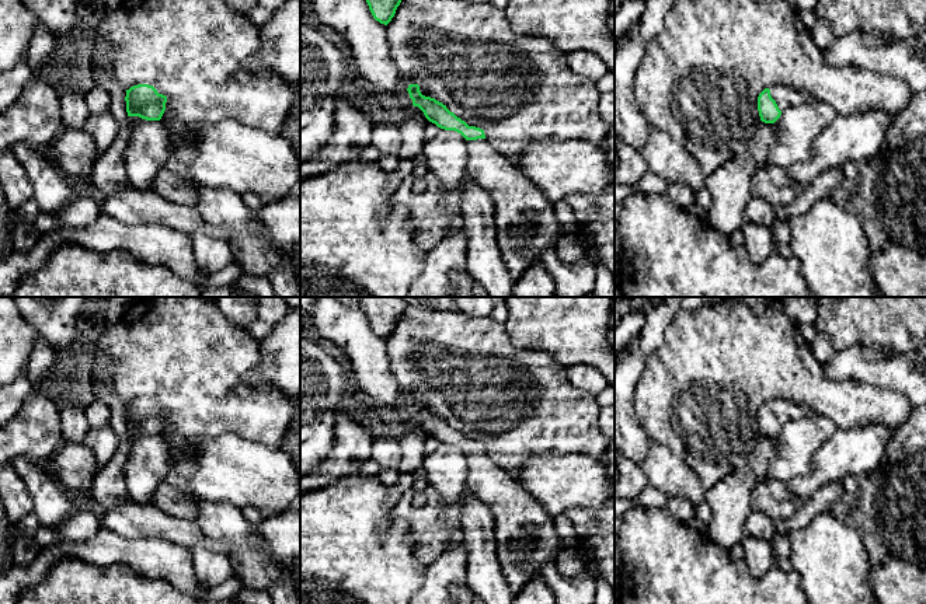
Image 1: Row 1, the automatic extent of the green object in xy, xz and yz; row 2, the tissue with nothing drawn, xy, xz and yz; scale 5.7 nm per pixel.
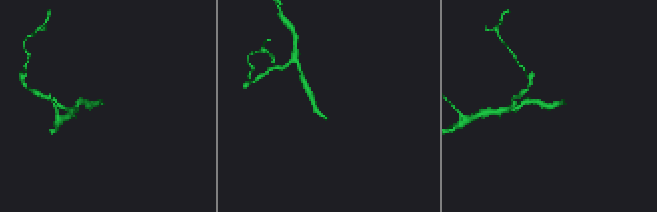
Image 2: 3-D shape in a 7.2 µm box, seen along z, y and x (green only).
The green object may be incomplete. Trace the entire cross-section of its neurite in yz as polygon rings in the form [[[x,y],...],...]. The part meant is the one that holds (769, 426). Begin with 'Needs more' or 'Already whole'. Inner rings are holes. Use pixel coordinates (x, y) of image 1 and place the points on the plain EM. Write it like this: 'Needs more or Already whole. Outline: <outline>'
Needs more. Outline: [[[772,399],[765,402],[758,411],[758,425],[760,434],[774,437],[787,422],[812,418],[817,412],[796,402]]]

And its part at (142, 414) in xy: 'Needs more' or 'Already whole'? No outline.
Already whole

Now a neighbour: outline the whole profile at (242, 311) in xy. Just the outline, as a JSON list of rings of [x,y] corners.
[[[215,297],[215,304],[230,322],[243,329],[258,320],[254,297]]]

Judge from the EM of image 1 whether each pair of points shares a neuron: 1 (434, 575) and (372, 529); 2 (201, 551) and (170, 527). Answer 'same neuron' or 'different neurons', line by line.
1: different neurons
2: different neurons

